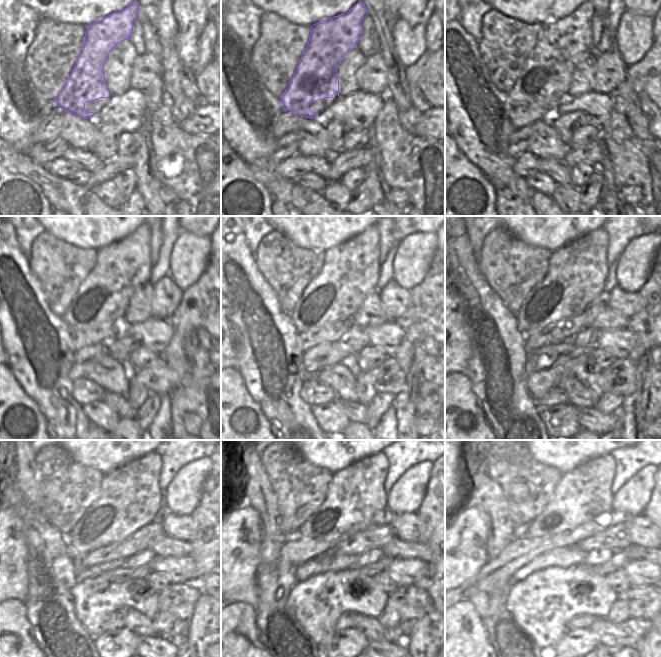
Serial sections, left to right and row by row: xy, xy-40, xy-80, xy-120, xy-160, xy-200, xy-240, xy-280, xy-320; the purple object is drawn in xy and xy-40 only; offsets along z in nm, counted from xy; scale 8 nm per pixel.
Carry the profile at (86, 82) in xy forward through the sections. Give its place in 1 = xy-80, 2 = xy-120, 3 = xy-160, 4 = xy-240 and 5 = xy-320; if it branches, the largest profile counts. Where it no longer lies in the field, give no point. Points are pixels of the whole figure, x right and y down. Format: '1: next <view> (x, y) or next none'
1: next xy-80 (548, 71)
2: next xy-120 (121, 267)
3: next xy-160 (350, 271)
4: next xy-240 (130, 498)
5: next xy-320 (583, 493)

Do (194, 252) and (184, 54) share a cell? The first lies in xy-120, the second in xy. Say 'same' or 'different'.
same

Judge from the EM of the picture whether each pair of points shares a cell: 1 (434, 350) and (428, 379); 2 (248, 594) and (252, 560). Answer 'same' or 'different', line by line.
1: different
2: same

